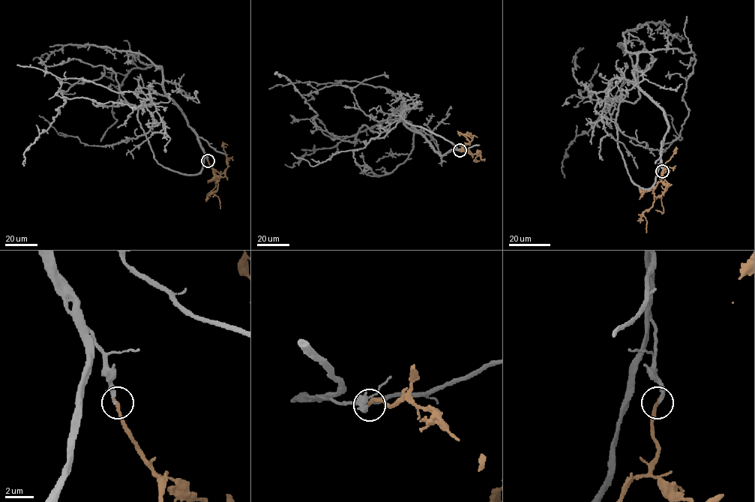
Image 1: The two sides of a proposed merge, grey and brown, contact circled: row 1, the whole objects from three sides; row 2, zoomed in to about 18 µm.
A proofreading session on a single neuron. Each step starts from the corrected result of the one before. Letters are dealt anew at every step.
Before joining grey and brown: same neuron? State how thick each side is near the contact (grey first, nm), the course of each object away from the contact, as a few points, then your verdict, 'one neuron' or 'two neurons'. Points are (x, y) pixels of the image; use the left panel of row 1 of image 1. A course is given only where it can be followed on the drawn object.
calibres 240 and 220 nm; course grey (208, 160), (204, 152), (195, 174), (158, 163), (104, 66), (62, 91), (23, 166); course brown (208, 160), (212, 168), (222, 173), (227, 167), (228, 162), (223, 143), (228, 145); one neuron

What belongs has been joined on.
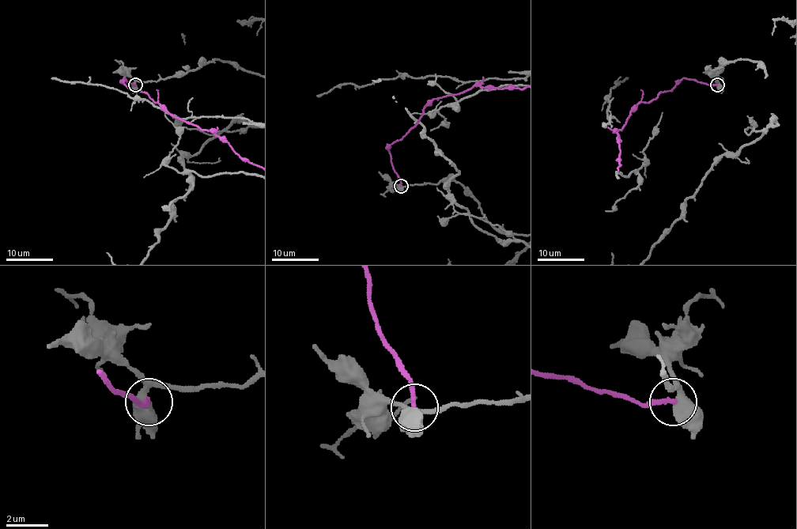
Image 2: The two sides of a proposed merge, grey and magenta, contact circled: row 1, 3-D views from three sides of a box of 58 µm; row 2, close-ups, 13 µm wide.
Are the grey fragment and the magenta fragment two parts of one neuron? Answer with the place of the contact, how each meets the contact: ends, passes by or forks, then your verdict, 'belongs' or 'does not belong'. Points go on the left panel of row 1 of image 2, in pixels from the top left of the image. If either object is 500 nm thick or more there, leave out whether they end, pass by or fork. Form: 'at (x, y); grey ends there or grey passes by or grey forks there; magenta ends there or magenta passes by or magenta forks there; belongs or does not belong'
at (135, 85); grey forks there; magenta ends there; does not belong

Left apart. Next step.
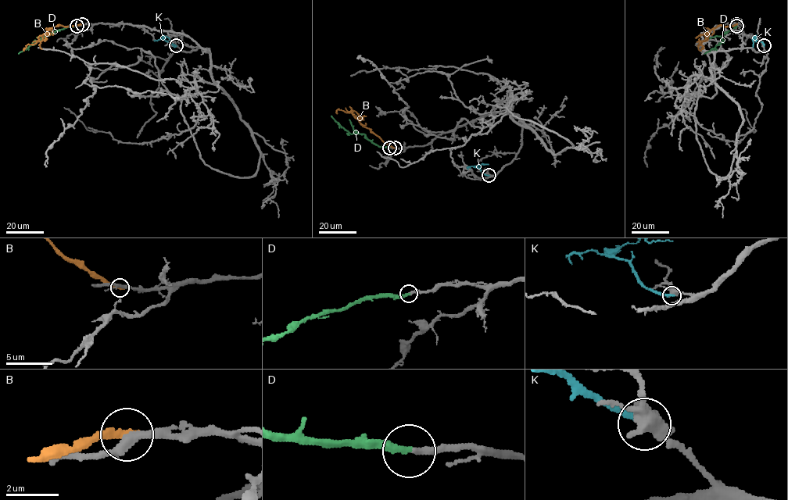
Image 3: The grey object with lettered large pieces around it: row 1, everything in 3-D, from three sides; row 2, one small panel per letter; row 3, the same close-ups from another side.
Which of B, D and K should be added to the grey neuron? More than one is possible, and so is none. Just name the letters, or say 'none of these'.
D

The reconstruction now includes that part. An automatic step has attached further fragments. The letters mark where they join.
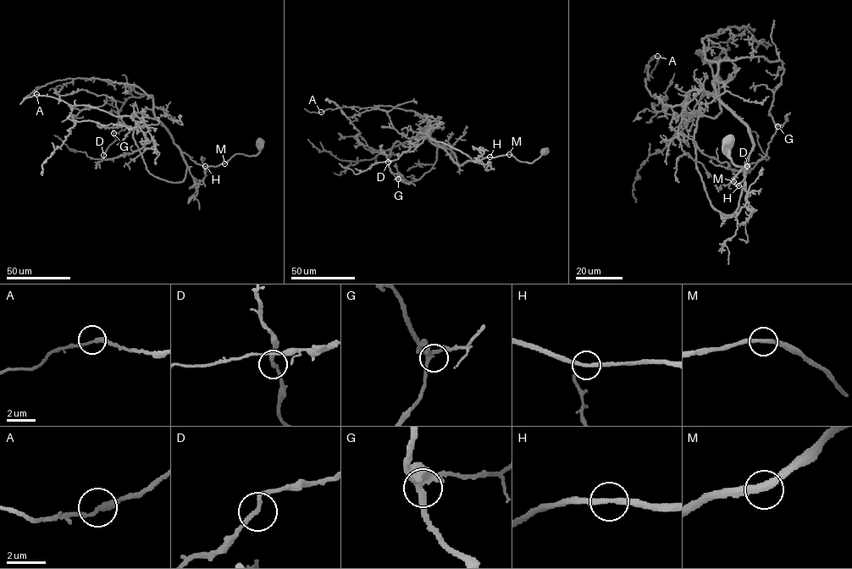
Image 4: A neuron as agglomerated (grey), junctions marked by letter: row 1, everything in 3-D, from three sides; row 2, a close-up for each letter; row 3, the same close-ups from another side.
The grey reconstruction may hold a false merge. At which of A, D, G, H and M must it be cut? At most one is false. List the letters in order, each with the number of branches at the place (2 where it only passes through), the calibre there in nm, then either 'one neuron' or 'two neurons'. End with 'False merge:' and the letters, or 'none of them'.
A: 2 branches meet; 280 nm thick; one neuron
D: 2 branches meet; 220 nm thick; one neuron
G: 4 branches meet; 360 nm thick; one neuron
H: 2 branches meet; 280 nm thick; one neuron
M: 2 branches meet; 320 nm thick; one neuron
False merge: none of them

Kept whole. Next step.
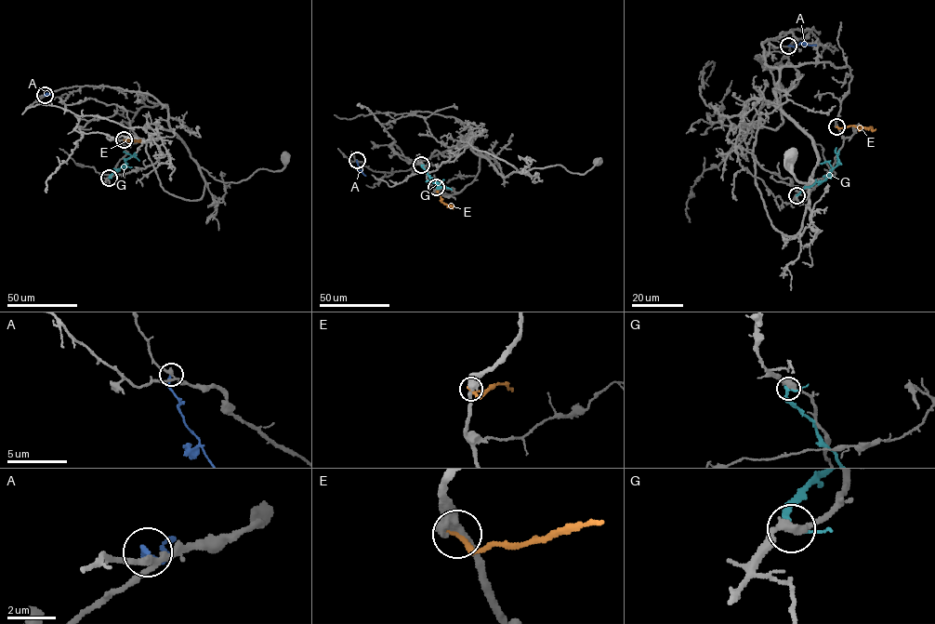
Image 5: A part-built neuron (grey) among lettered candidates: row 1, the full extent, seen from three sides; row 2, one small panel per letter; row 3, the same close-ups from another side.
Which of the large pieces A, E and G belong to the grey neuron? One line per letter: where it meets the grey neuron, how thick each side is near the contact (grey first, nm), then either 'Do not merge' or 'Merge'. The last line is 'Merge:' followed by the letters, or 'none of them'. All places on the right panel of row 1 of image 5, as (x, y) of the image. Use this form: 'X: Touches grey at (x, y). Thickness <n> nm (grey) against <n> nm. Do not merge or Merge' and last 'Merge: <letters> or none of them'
A: Touches grey at (788, 46). Thickness 240 nm (grey) against 190 nm. Do not merge
E: Touches grey at (836, 126). Thickness 500 nm (grey) against 300 nm. Do not merge
G: Touches grey at (796, 195). Thickness 360 nm (grey) against 190 nm. Do not merge
Merge: none of them

